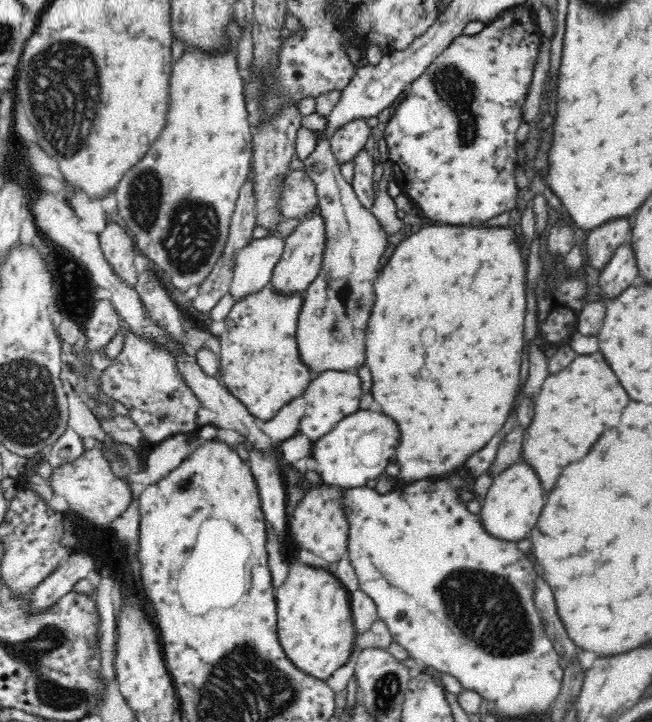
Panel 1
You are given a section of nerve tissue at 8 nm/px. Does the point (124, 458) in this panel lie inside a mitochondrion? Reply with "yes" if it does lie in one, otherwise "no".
yes

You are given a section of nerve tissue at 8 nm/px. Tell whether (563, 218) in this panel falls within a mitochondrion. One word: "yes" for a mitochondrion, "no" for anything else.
no

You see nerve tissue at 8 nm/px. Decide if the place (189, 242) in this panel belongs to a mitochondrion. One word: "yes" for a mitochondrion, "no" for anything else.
yes

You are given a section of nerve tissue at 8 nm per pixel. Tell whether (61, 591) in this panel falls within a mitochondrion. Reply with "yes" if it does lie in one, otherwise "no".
no

